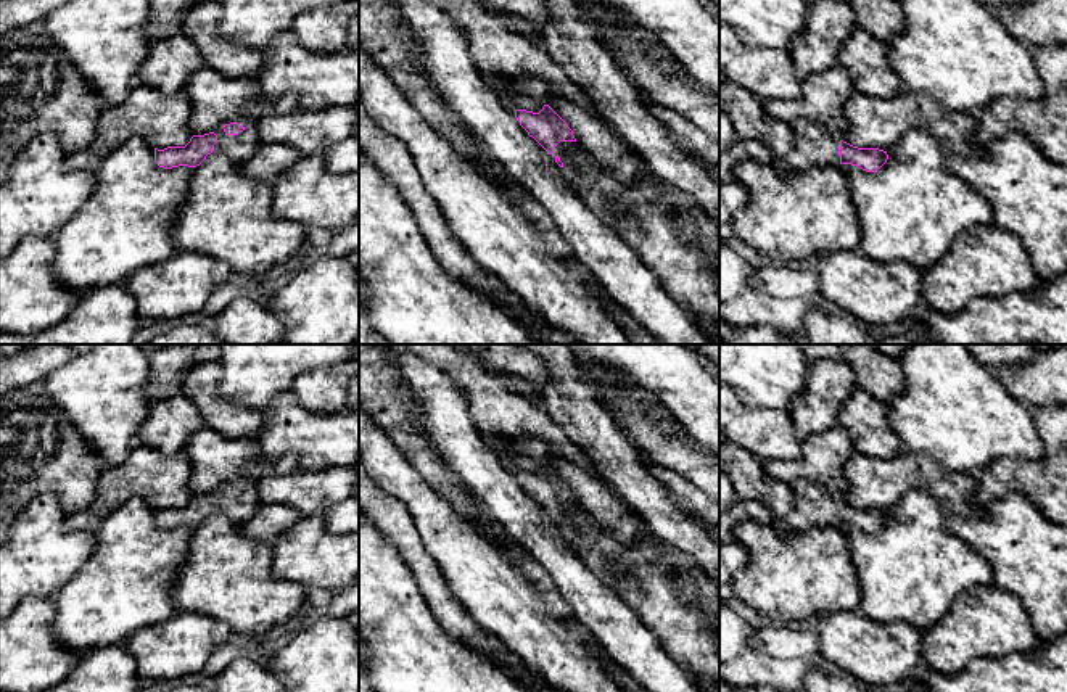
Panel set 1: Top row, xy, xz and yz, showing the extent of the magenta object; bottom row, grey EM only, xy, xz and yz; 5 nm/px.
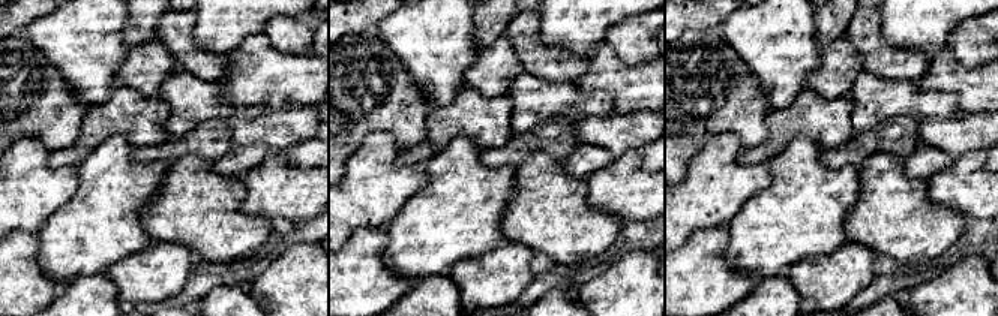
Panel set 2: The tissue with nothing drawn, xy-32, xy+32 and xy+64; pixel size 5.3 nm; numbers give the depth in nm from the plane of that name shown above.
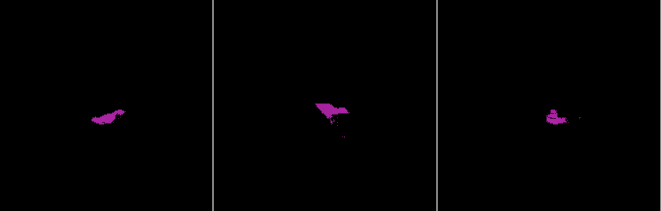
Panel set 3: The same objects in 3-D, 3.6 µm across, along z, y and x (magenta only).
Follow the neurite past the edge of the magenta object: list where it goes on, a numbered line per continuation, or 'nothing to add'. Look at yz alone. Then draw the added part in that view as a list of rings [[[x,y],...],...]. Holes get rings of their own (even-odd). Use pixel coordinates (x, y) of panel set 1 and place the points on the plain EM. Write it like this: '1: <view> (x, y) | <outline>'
1: yz (813, 506) | [[[806,480],[790,483],[793,491],[793,507],[784,518],[790,531],[806,531],[811,528],[840,526],[838,507],[827,488]]]

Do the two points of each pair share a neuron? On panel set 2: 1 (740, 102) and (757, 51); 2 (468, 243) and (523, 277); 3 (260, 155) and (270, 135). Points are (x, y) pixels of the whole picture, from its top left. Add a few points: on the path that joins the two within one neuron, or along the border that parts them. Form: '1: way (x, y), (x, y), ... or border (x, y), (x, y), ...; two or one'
1: border (728, 44), (760, 81), (769, 101); two
2: border (505, 240), (491, 250), (459, 259), (452, 267); two
3: border (233, 146), (266, 144), (272, 150); two

